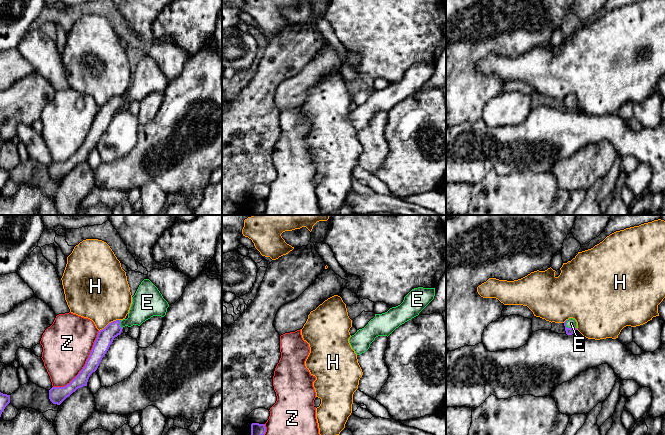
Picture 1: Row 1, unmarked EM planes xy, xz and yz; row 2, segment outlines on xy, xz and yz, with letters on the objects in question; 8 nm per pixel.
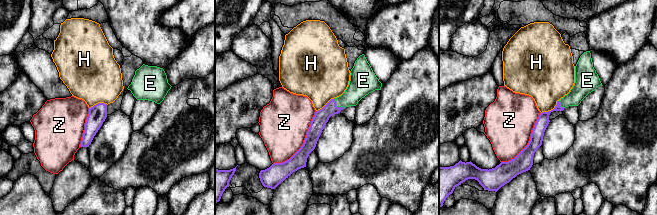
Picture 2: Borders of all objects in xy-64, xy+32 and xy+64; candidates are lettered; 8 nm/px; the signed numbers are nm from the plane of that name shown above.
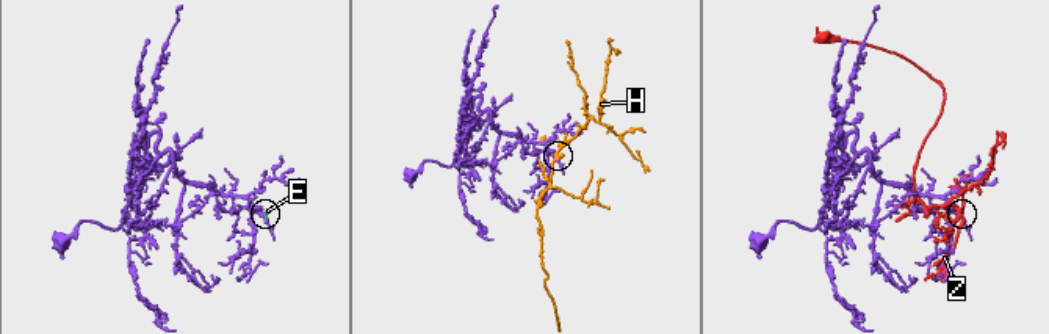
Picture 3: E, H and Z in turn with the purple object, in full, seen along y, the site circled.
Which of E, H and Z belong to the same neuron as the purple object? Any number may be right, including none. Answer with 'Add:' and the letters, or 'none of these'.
Add: E

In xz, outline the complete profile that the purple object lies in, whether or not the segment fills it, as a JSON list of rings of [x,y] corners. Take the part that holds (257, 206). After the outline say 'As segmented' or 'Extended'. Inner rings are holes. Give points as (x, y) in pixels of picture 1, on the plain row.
[[[259,199],[251,200],[251,212],[252,213],[264,212],[265,208],[266,208],[265,200],[259,200]]]. As segmented

